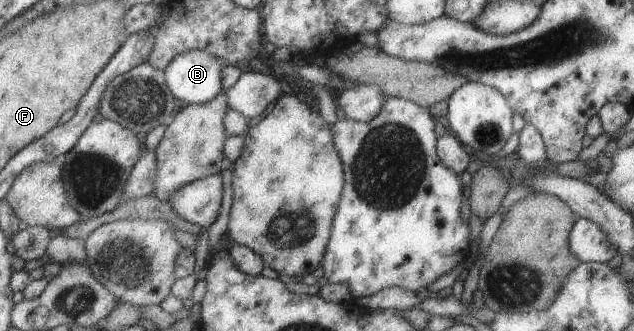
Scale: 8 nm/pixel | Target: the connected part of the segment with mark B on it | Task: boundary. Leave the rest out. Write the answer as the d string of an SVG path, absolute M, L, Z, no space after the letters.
M200 50L181 51L163 69L166 87L187 104L210 101L220 90L221 59Z

